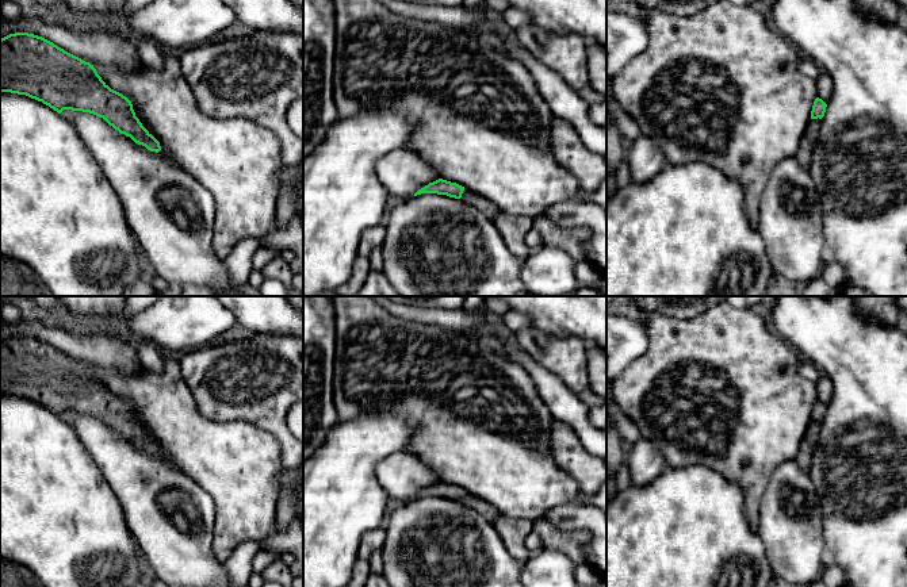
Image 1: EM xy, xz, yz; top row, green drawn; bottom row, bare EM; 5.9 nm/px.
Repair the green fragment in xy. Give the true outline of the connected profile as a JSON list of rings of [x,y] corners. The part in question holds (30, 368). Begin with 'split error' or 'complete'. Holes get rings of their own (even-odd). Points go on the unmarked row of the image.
complete | [[[15,335],[0,342],[1,395],[26,398],[58,417],[64,413],[93,417],[148,453],[161,453],[135,419],[131,404],[111,392],[93,368],[42,339]]]

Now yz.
split error | [[[816,400],[811,414],[811,422],[807,427],[807,433],[801,440],[795,461],[799,467],[808,473],[811,467],[812,452],[818,444],[822,421],[824,419],[827,407]]]

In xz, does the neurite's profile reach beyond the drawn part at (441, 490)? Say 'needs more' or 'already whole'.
needs more

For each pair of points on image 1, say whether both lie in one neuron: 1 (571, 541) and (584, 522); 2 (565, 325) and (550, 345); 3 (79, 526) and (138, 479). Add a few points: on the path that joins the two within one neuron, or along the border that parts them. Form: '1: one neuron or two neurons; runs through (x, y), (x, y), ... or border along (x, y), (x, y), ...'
1: two neurons; border along (548, 520), (559, 529), (590, 534), (586, 561)
2: two neurons; border along (531, 325), (558, 337), (577, 336), (588, 345)
3: two neurons; border along (99, 470), (121, 505), (125, 522), (129, 526)

